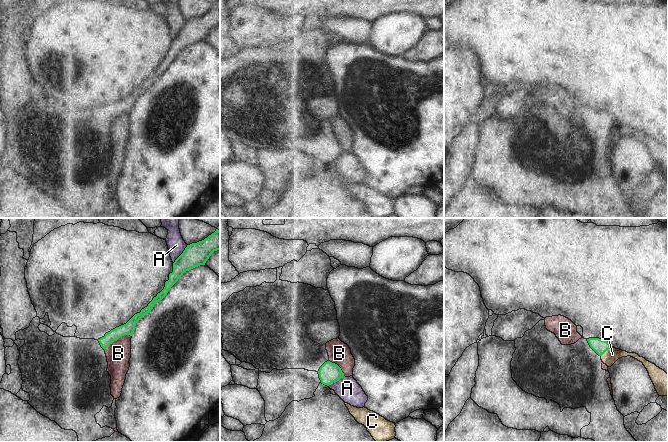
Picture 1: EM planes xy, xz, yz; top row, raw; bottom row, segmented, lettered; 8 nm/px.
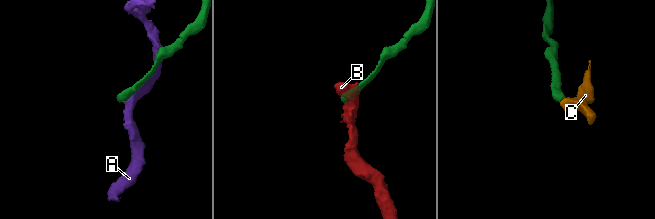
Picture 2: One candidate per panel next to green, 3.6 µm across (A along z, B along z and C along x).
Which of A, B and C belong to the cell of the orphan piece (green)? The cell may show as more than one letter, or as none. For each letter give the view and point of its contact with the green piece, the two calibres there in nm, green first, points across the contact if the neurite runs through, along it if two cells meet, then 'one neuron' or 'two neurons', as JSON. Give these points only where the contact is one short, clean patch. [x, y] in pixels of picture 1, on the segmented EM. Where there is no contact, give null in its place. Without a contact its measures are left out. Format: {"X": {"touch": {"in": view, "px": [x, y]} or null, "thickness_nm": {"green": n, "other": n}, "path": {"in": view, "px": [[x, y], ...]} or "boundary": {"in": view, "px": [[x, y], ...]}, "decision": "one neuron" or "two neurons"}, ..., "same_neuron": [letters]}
{"A": {"touch": {"in": "xy", "px": [181, 254]}, "thickness_nm": {"green": 190, "other": 140}, "decision": "two neurons"}, "B": {"touch": {"in": "xy", "px": [117, 339]}, "thickness_nm": {"green": 100, "other": 200}, "boundary": {"in": "xy", "px": [[131, 335], [120, 336], [104, 349]]}, "decision": "two neurons"}, "C": {"touch": {"in": "yz", "px": [605, 351]}, "thickness_nm": {"green": 120, "other": 110}, "boundary": {"in": "yz", "px": [[610, 347], [601, 356]]}, "decision": "two neurons"}, "same_neuron": []}

